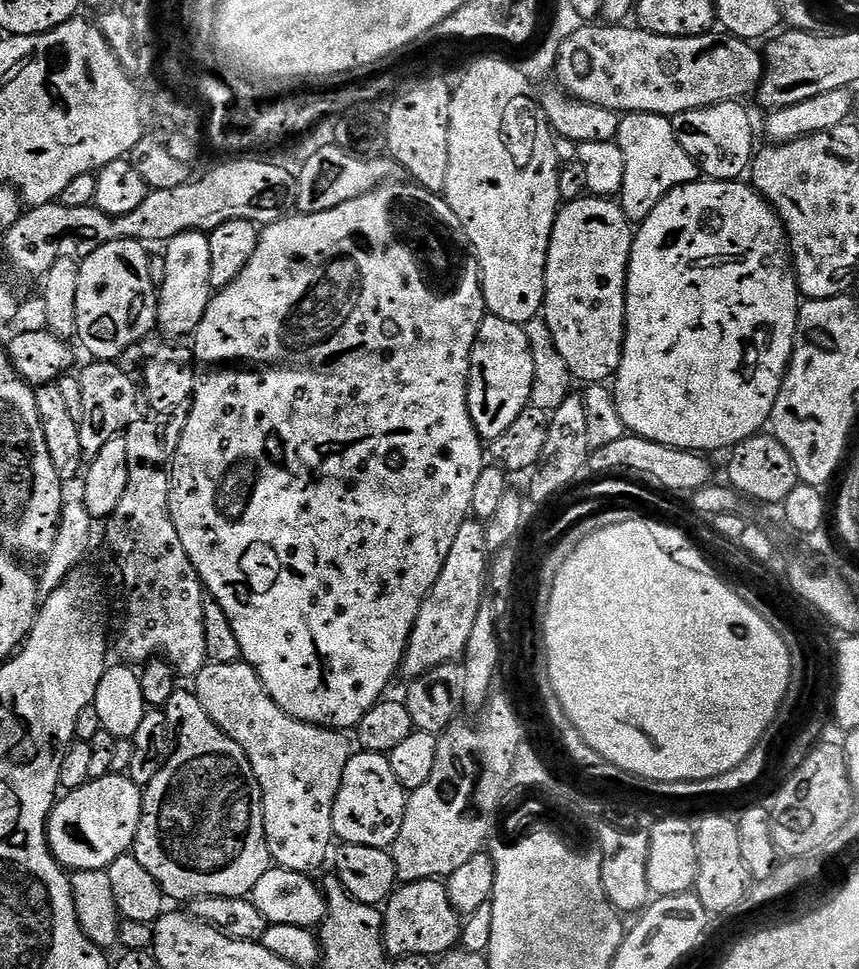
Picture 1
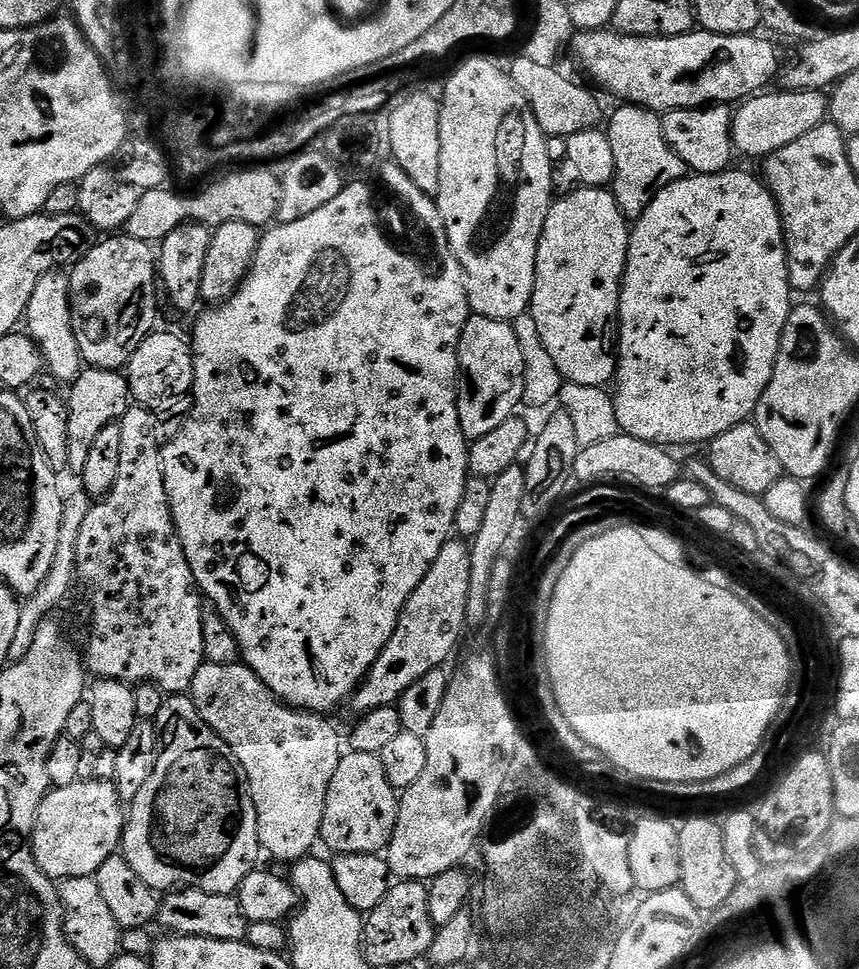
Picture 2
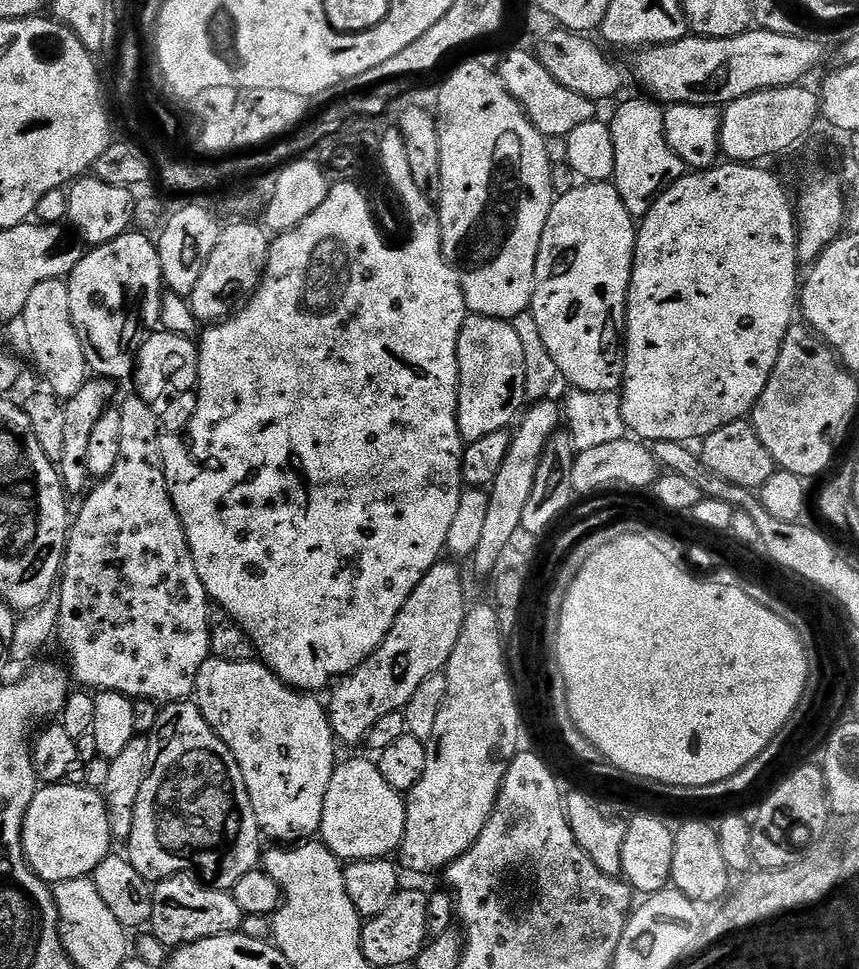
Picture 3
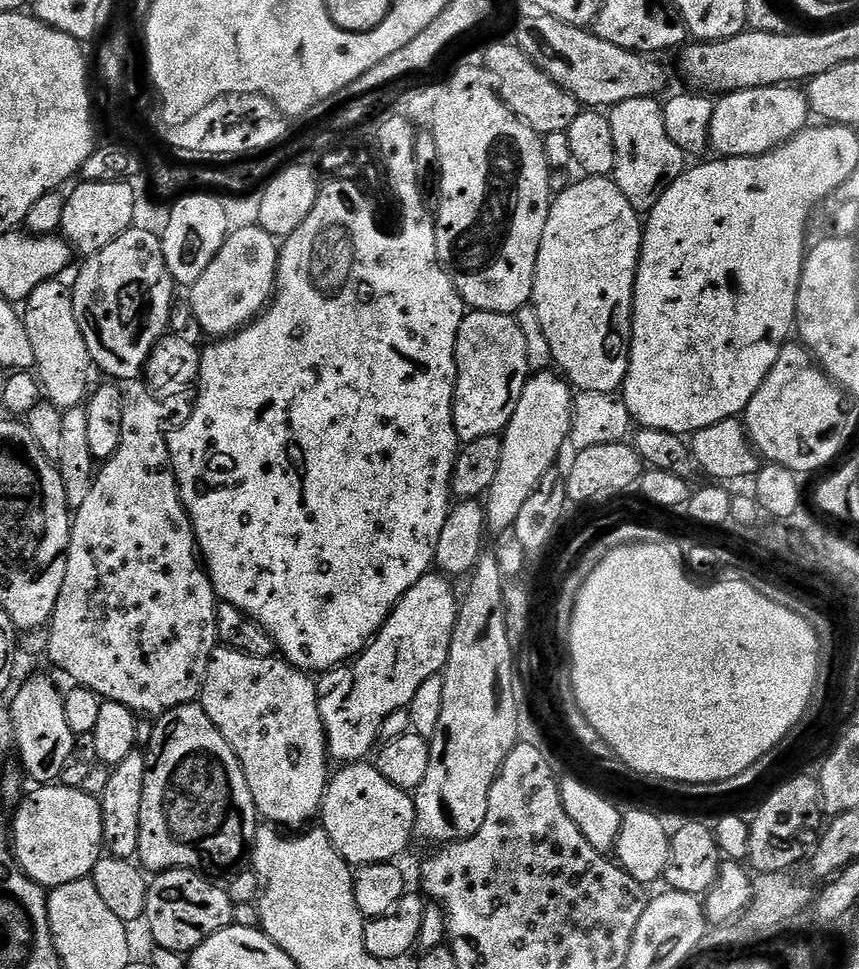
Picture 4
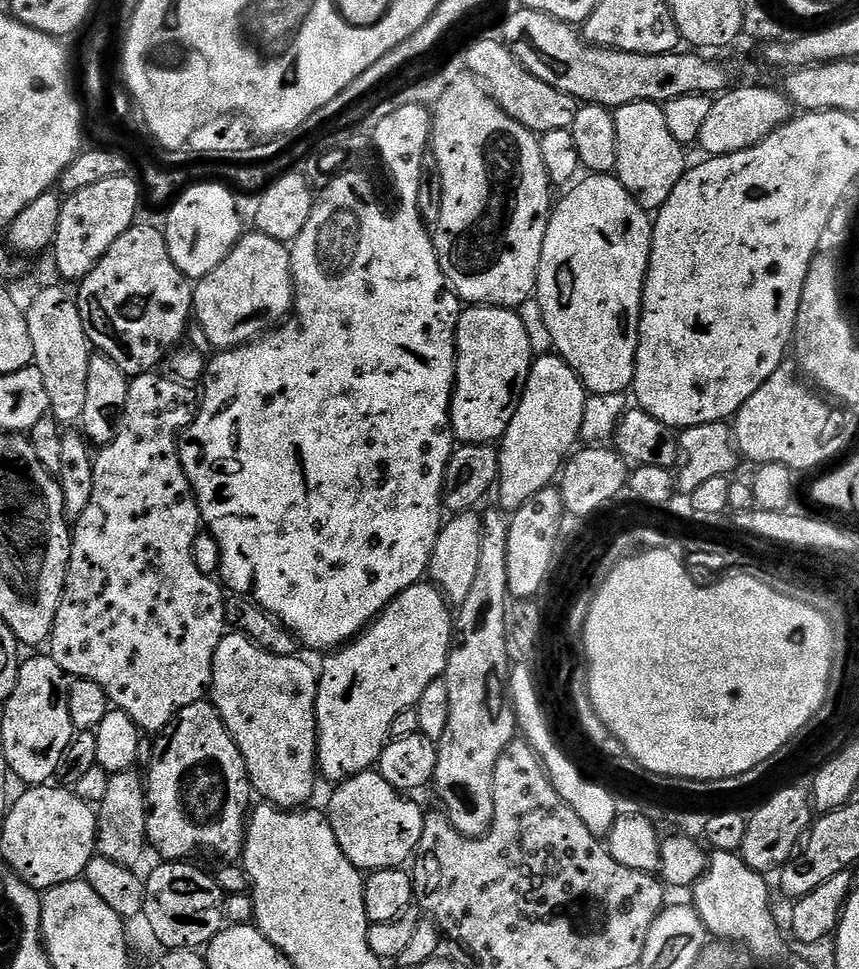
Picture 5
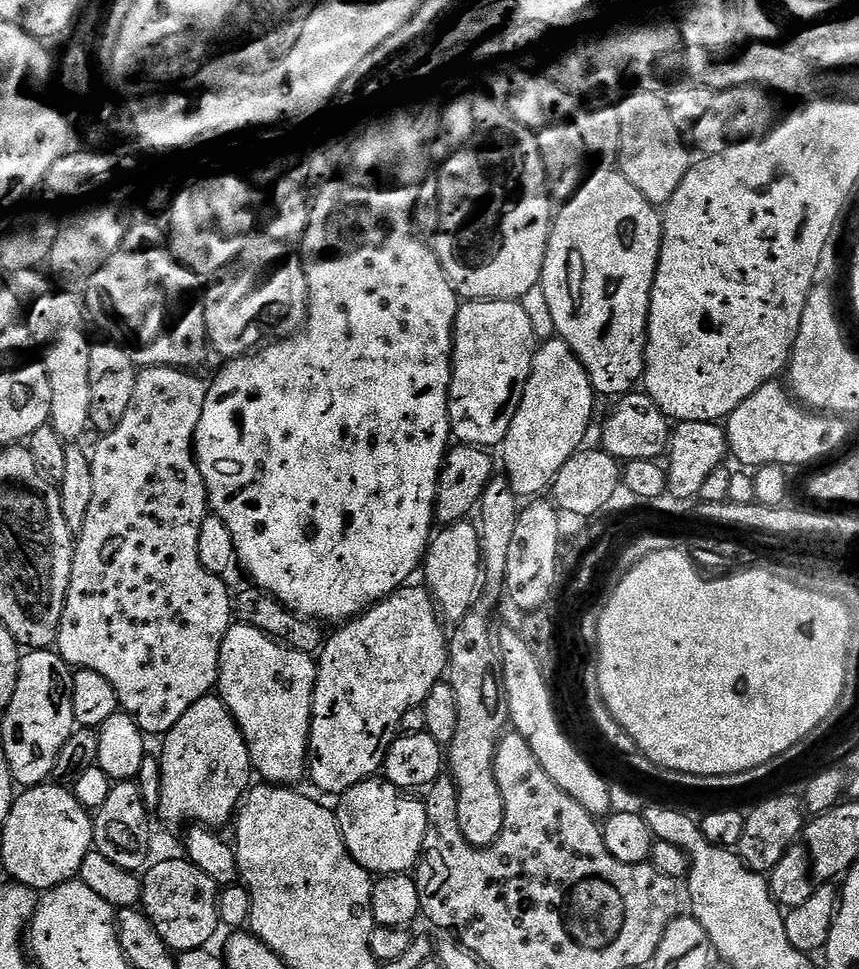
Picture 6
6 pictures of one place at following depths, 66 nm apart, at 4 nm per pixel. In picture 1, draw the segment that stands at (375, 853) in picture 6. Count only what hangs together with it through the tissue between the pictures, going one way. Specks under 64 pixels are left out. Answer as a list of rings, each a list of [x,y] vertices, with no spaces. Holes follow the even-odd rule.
[[[363,750],[349,755],[332,807],[332,834],[337,841],[366,848],[391,849],[402,826],[406,793],[390,770],[383,752]]]

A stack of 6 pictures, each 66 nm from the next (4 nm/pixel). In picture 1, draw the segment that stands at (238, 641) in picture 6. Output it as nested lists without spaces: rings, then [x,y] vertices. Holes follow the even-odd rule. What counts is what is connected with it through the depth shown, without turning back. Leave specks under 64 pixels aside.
[[[211,662],[205,663],[204,667],[201,668],[200,671],[196,673],[194,677],[194,683],[196,683],[196,685],[194,685],[196,698],[198,702],[200,703],[200,705],[202,706],[202,710],[204,710],[206,714],[208,715],[208,717],[210,717],[211,720],[213,720],[214,723],[216,723],[216,725],[220,727],[220,729],[223,730],[225,734],[227,734],[230,737],[230,739],[232,739],[232,741],[234,741],[234,743],[236,743],[240,747],[240,751],[242,753],[243,759],[246,761],[247,767],[250,769],[251,779],[254,781],[254,784],[255,784],[254,779],[256,779],[256,784],[258,787],[260,787],[260,796],[258,792],[258,816],[259,816],[259,819],[260,819],[260,816],[262,819],[264,819],[264,825],[262,825],[262,831],[264,833],[264,845],[268,848],[268,854],[269,854],[271,863],[275,865],[275,867],[277,868],[285,868],[286,870],[290,870],[291,872],[302,872],[305,874],[311,873],[310,871],[311,868],[316,868],[319,866],[320,863],[323,862],[324,855],[326,855],[325,856],[325,860],[326,860],[326,857],[329,855],[328,843],[330,842],[333,843],[333,840],[334,840],[334,837],[332,834],[332,807],[334,806],[334,798],[336,797],[336,794],[338,792],[338,786],[340,785],[340,782],[342,780],[342,774],[344,773],[344,771],[346,770],[346,766],[348,765],[348,758],[350,755],[350,749],[348,749],[347,742],[344,741],[342,737],[340,737],[343,735],[341,735],[339,731],[333,730],[331,728],[321,728],[319,724],[307,724],[306,722],[302,722],[301,720],[295,720],[295,718],[292,717],[290,714],[286,714],[283,710],[281,710],[281,708],[279,708],[279,706],[276,703],[272,701],[272,699],[270,699],[270,697],[268,696],[267,690],[262,686],[262,682],[258,678],[258,674],[254,671],[254,669],[252,669],[252,667],[250,667],[249,664],[246,664],[243,662],[237,662],[235,664],[213,664]]]

